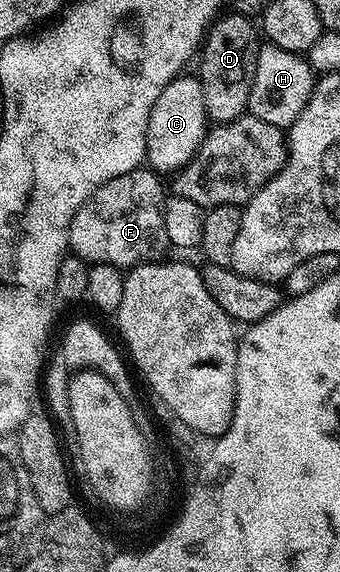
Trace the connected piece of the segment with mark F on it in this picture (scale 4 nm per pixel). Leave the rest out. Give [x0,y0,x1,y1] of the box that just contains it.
[69,169,168,269]

